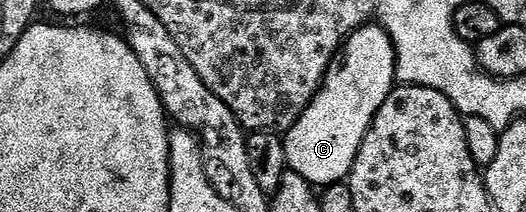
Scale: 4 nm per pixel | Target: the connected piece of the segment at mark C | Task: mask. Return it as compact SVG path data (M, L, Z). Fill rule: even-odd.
M369 23L361 29L355 29L340 46L340 50L332 56L328 70L324 72L324 83L316 92L314 100L306 107L306 111L302 111L294 127L290 127L287 133L283 134L288 169L302 175L302 179L306 179L314 187L341 184L352 172L352 164L362 147L362 139L374 115L380 110L382 103L386 103L396 84L396 48L384 26Z

